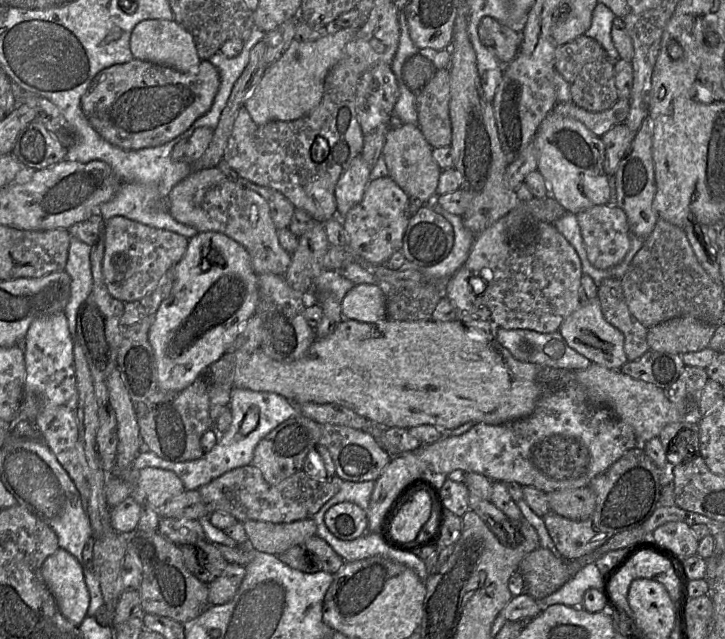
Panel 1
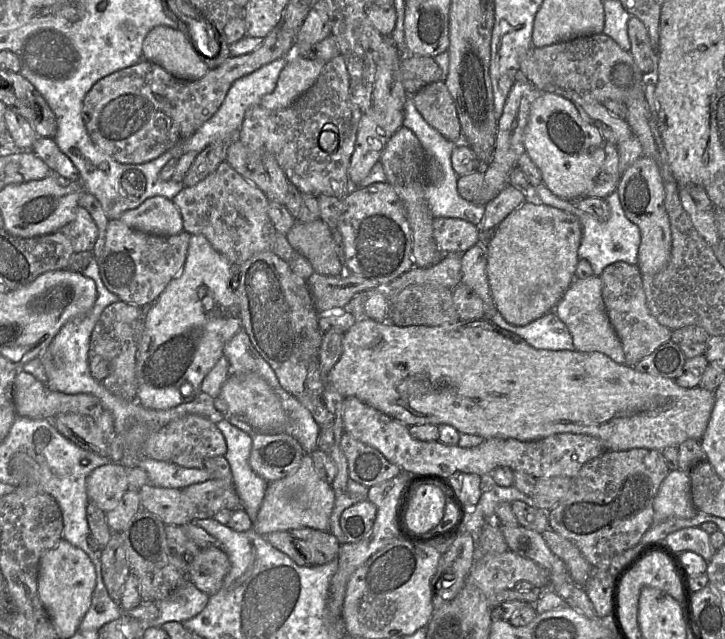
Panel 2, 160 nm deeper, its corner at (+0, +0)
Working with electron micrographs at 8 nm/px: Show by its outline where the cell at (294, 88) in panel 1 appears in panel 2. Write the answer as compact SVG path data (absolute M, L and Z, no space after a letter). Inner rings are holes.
M299 54L288 56L275 89L262 97L260 106L268 110L289 107L315 83L325 64Z

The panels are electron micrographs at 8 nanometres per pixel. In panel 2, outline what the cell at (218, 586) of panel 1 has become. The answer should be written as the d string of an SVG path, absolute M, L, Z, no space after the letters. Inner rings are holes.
M222 548L201 549L190 566L187 579L197 589L212 596L221 589L230 566L229 558Z

